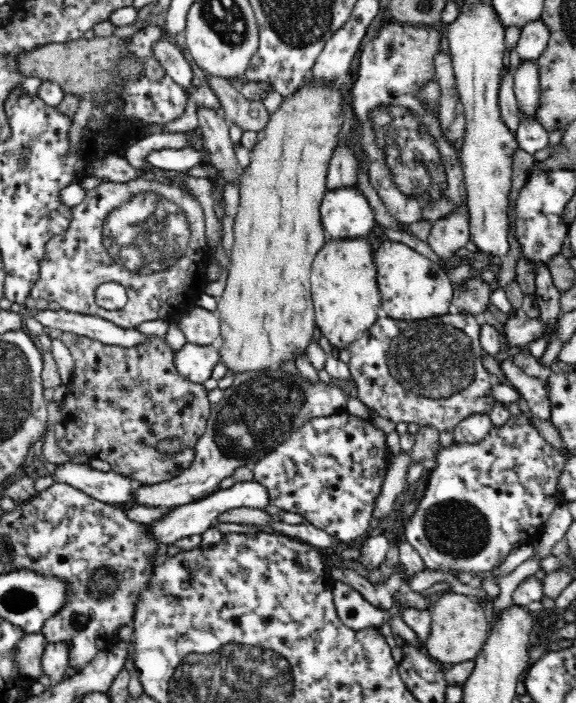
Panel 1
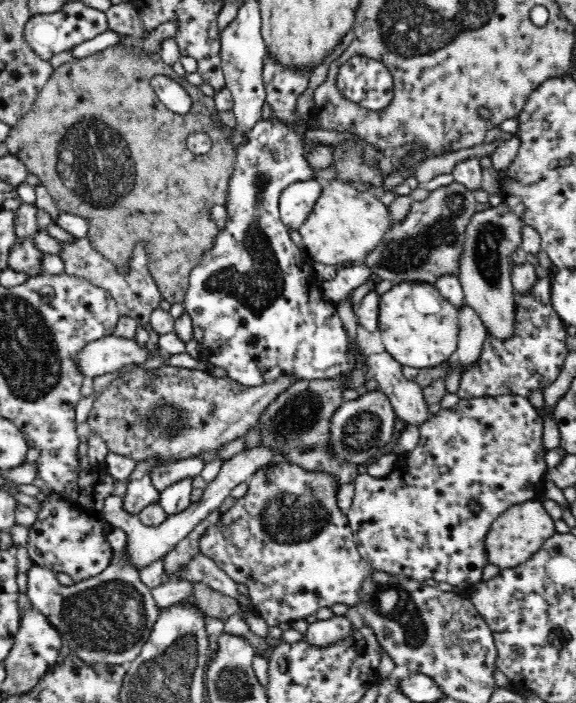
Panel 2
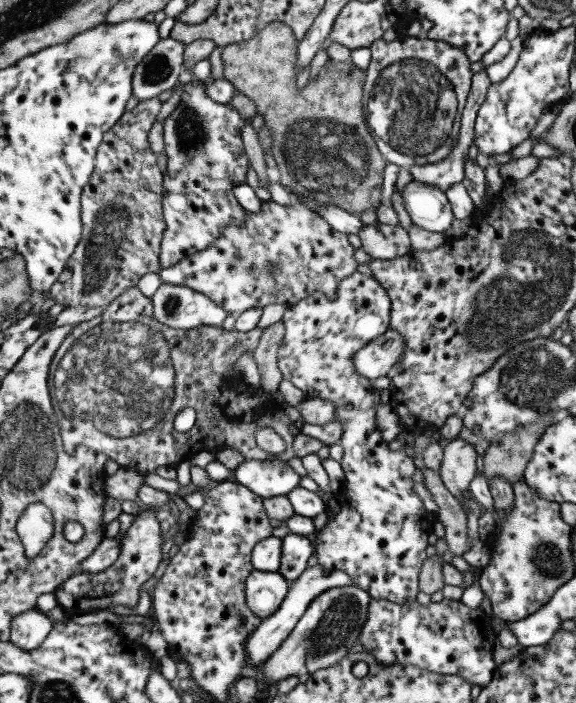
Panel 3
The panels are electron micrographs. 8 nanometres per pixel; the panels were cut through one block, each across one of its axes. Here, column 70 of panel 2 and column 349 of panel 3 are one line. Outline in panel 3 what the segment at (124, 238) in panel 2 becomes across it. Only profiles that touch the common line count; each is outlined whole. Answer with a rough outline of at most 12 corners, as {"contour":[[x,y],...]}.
{"contour":[[282,22],[223,47],[223,78],[272,133],[279,183],[358,217],[388,164],[365,70],[296,84]]}

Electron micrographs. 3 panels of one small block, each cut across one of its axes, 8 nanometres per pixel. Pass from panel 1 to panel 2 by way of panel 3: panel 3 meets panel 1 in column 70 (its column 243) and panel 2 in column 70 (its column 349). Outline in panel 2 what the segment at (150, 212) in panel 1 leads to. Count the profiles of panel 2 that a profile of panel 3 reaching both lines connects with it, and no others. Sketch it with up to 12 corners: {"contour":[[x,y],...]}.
{"contour":[[87,237],[61,242],[63,271],[105,289],[121,316],[148,327],[163,297],[148,272],[145,242],[128,272]]}

